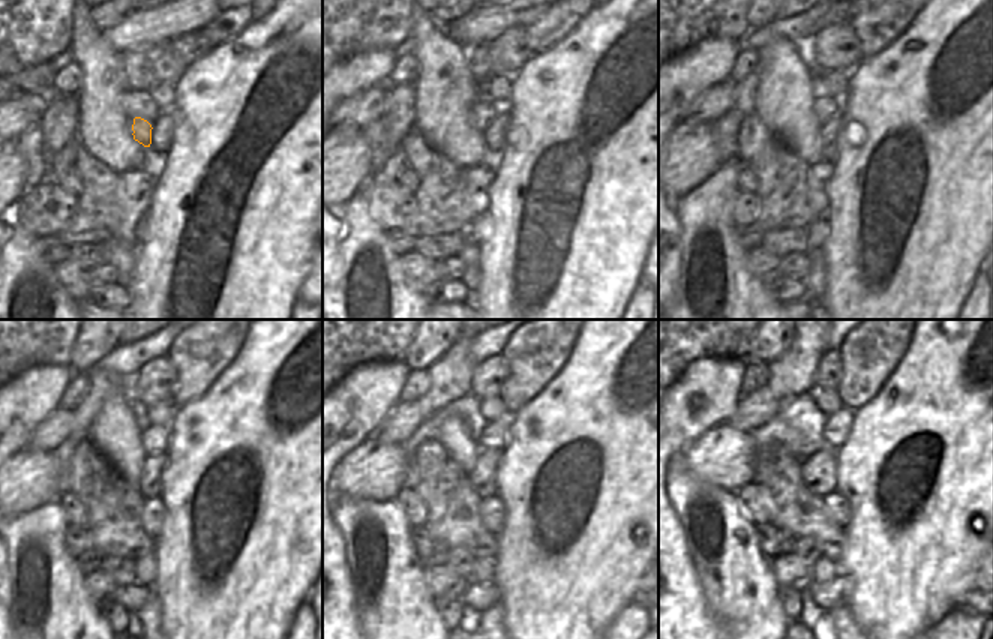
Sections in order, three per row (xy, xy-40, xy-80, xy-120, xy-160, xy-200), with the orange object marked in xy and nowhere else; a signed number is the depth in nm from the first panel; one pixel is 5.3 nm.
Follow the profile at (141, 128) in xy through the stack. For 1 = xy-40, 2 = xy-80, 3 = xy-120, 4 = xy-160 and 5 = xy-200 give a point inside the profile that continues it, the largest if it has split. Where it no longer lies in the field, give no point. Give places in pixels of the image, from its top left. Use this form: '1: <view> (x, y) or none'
1: xy-40 (485, 111)
2: xy-80 (824, 107)
3: xy-120 (155, 438)
4: xy-160 (494, 437)
5: xy-200 (837, 428)

